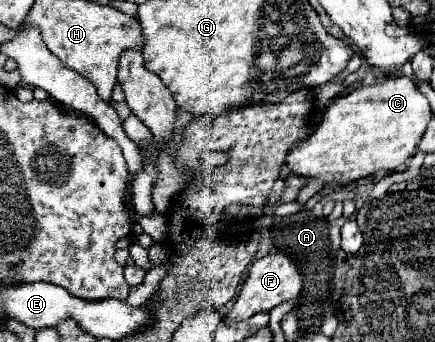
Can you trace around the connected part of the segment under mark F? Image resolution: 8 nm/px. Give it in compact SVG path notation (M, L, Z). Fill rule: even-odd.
M274 253L274 255L262 257L250 267L250 273L244 281L244 287L242 287L234 307L224 315L224 321L228 321L228 325L230 325L236 321L244 321L244 319L260 313L260 311L270 311L276 305L280 305L282 301L298 297L300 289L302 289L302 273L288 255Z

